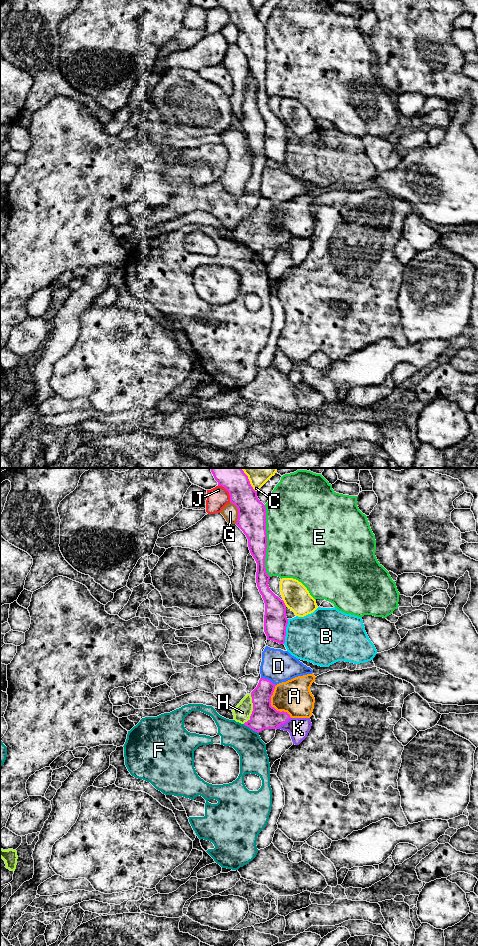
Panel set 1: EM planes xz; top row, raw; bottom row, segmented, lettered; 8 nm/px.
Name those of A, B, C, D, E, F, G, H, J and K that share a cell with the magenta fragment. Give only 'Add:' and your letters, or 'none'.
Add: H

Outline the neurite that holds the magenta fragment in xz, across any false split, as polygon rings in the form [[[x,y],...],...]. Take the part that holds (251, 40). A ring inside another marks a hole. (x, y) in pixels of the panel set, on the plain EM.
[[[216,0],[230,15],[230,22],[238,29],[236,45],[248,59],[251,75],[257,83],[256,103],[265,123],[264,152],[267,160],[285,163],[286,125],[269,108],[270,96],[266,92],[267,69],[266,28],[258,19],[257,11],[249,0]]]

